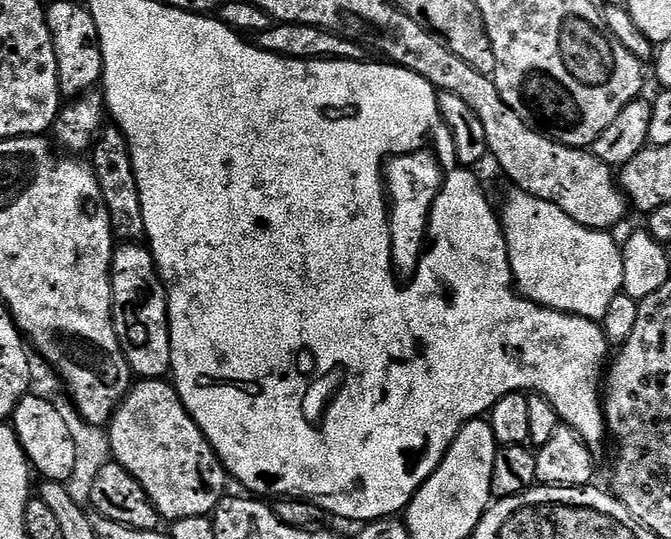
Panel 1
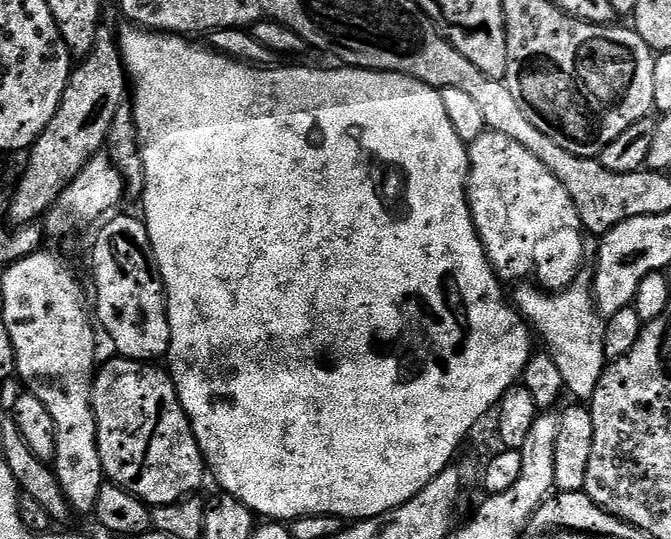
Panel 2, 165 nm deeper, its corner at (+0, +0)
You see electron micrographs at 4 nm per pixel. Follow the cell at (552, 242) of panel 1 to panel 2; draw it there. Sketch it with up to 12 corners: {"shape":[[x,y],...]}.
{"shape":[[591,271],[553,294],[526,282],[517,313],[565,391],[591,401],[608,365]]}

